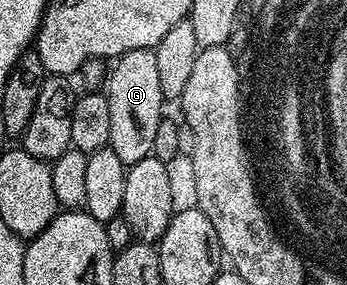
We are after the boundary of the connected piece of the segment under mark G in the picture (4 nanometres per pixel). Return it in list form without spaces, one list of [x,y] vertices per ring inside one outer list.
[[[135,48],[131,52],[120,54],[112,66],[109,83],[103,87],[111,112],[111,134],[108,146],[128,168],[152,155],[155,131],[159,129],[163,117],[161,105],[166,105],[167,99],[159,88],[159,71],[155,69],[155,49]]]

